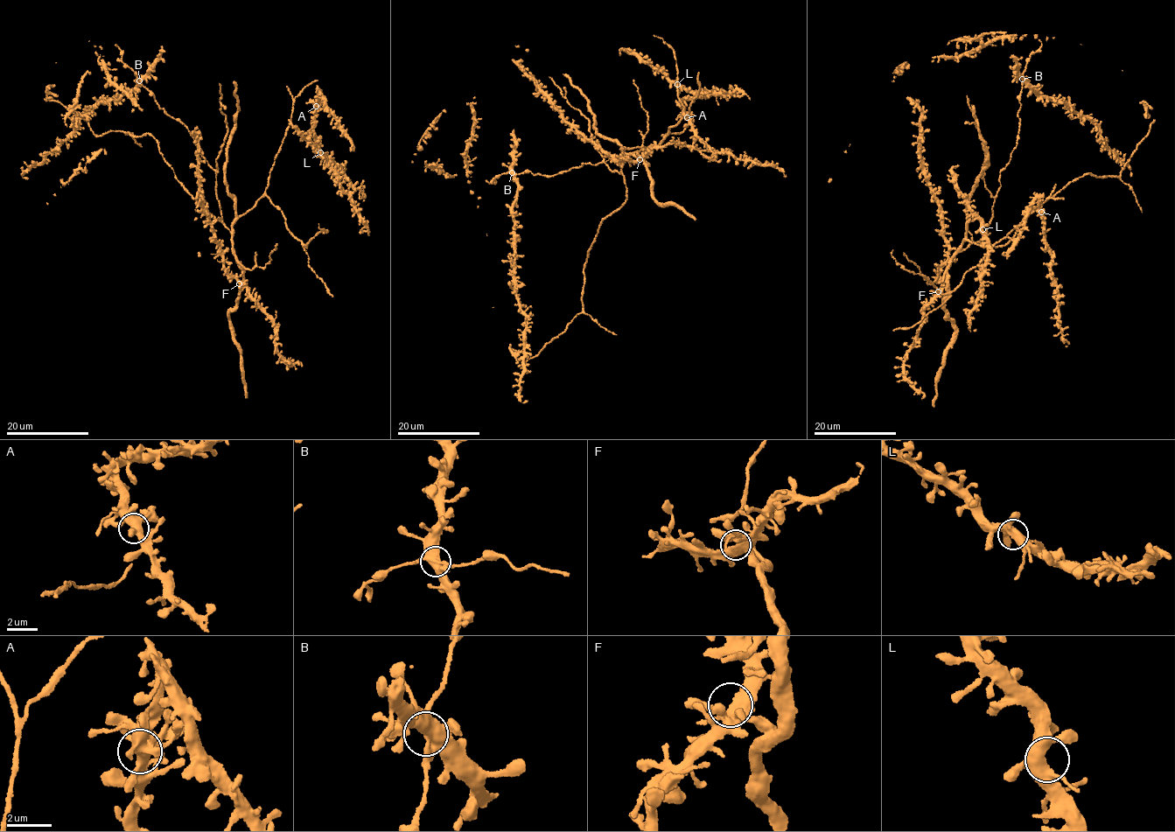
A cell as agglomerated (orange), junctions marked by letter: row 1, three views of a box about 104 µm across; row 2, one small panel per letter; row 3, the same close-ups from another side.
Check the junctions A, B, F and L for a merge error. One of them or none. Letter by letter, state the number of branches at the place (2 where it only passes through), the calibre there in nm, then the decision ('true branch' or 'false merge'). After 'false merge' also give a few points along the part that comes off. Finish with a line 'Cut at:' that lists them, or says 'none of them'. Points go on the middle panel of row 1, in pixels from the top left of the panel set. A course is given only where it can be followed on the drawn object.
A: 5 | 460 nm | true branch
B: 5 | 480 nm | true branch
F: 5 | 400 nm | true branch
L: 5 | 480 nm | true branch
Cut at: none of them

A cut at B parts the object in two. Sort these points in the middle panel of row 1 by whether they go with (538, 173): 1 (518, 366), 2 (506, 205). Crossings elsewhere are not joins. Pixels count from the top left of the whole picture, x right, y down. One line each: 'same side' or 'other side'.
1: other side
2: other side

